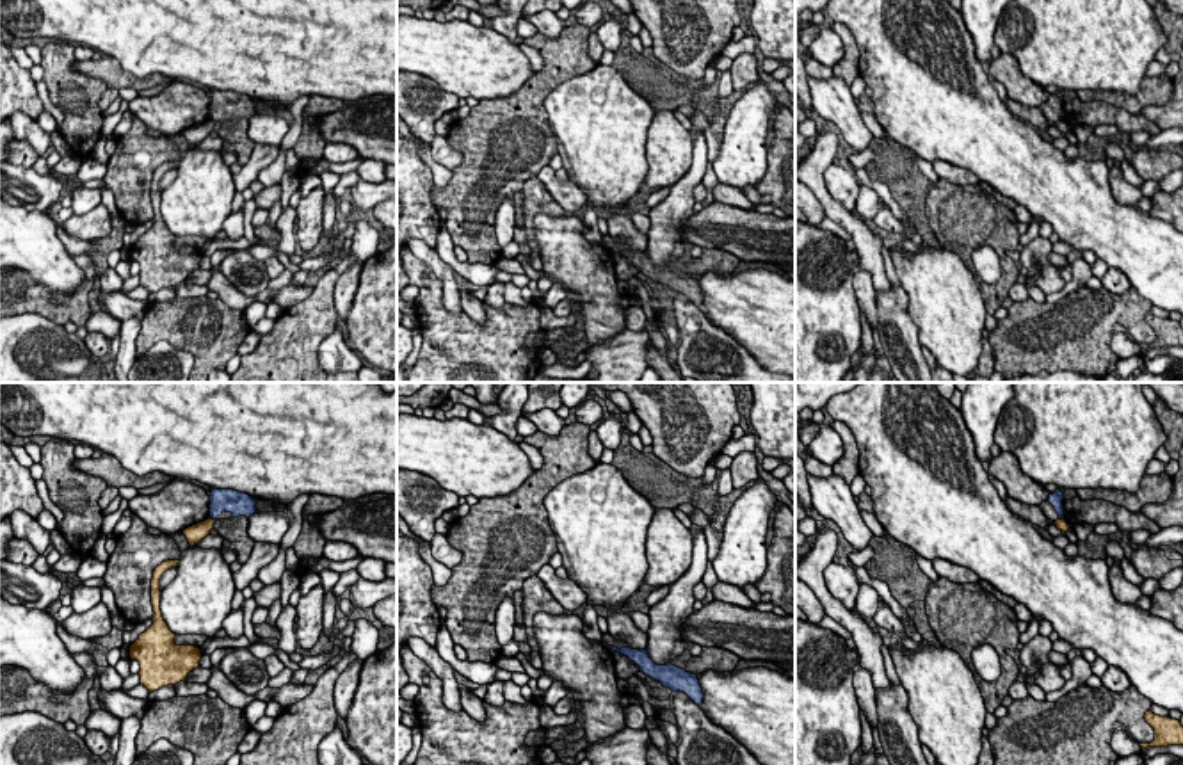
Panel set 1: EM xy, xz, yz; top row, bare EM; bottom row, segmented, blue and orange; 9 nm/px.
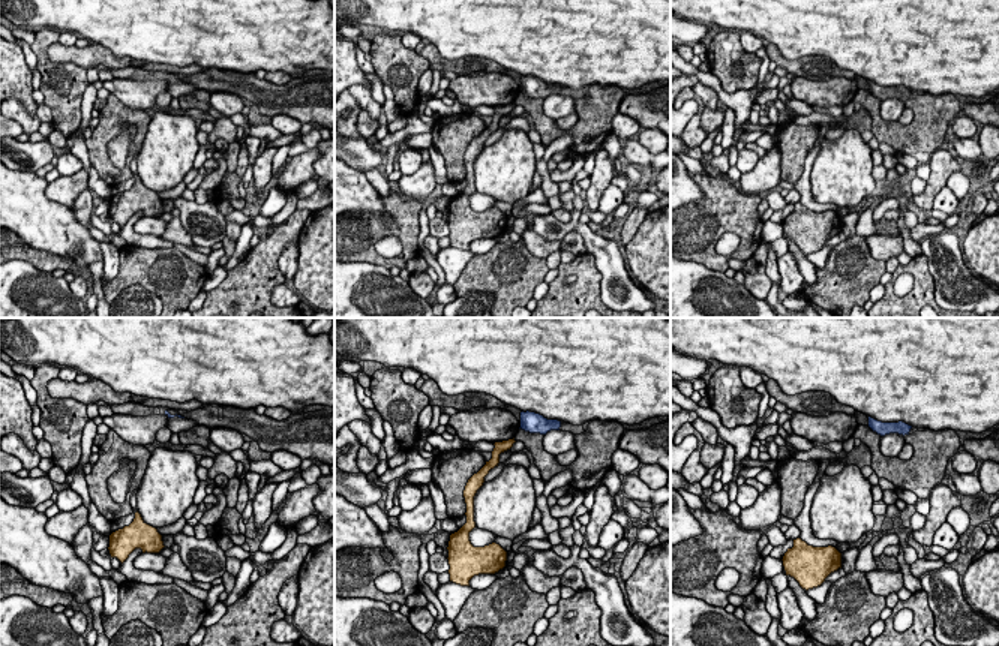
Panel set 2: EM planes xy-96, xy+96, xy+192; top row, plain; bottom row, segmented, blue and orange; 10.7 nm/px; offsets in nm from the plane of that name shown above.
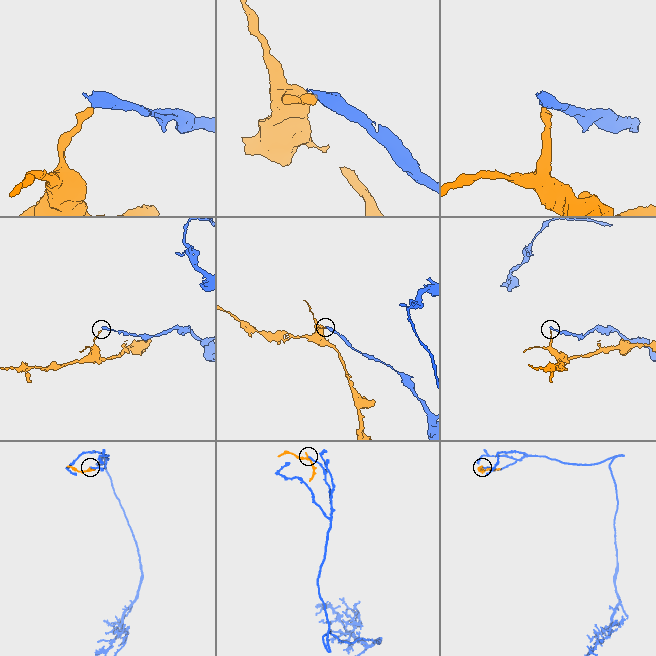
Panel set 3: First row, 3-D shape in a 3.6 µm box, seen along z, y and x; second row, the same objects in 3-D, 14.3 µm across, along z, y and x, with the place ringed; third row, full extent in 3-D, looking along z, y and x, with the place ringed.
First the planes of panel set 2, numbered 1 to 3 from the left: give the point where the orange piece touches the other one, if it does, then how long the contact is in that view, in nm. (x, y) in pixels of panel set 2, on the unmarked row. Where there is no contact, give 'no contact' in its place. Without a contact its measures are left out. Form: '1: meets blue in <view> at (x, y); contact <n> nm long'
1: no contact
2: no contact
3: no contact

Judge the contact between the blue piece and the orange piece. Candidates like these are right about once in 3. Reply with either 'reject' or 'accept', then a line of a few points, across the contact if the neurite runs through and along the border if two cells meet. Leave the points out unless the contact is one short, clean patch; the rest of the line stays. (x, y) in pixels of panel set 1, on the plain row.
reject; line xy (210, 118), (214, 121)

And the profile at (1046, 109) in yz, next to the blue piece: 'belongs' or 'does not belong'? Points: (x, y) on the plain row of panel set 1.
belongs

